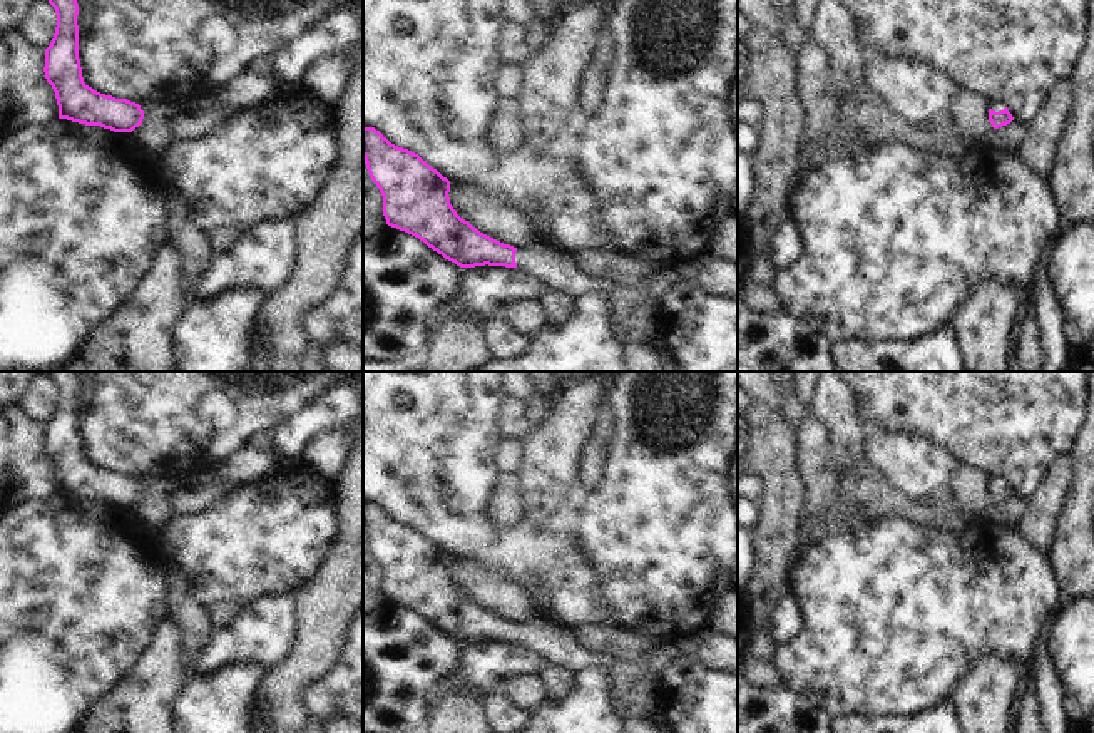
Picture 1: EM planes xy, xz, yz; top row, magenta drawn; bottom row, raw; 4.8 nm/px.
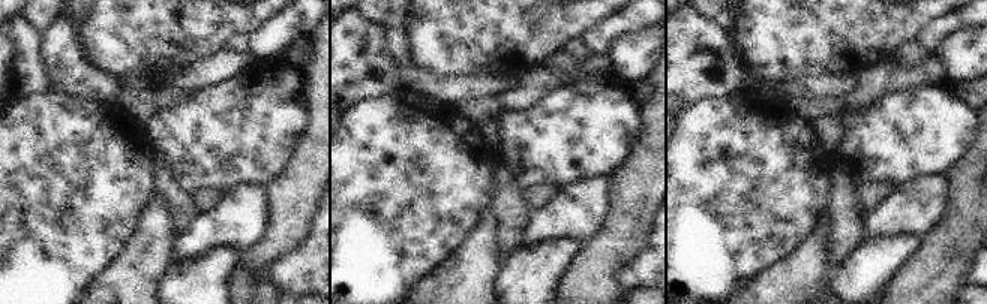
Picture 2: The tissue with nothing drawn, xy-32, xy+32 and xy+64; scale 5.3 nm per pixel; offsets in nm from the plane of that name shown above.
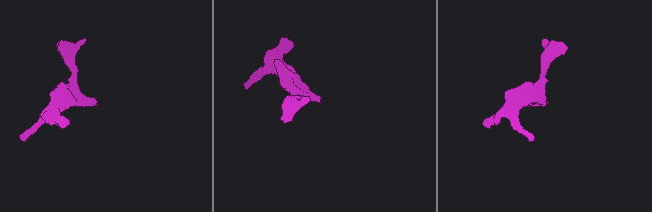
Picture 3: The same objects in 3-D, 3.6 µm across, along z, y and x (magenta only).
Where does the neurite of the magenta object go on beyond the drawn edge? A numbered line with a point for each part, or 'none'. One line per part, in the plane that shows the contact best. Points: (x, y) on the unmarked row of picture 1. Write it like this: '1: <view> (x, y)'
1: xy (156, 489).

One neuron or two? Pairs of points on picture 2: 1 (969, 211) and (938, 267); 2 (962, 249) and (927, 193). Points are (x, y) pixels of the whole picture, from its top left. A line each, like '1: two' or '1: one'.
1: one
2: two

